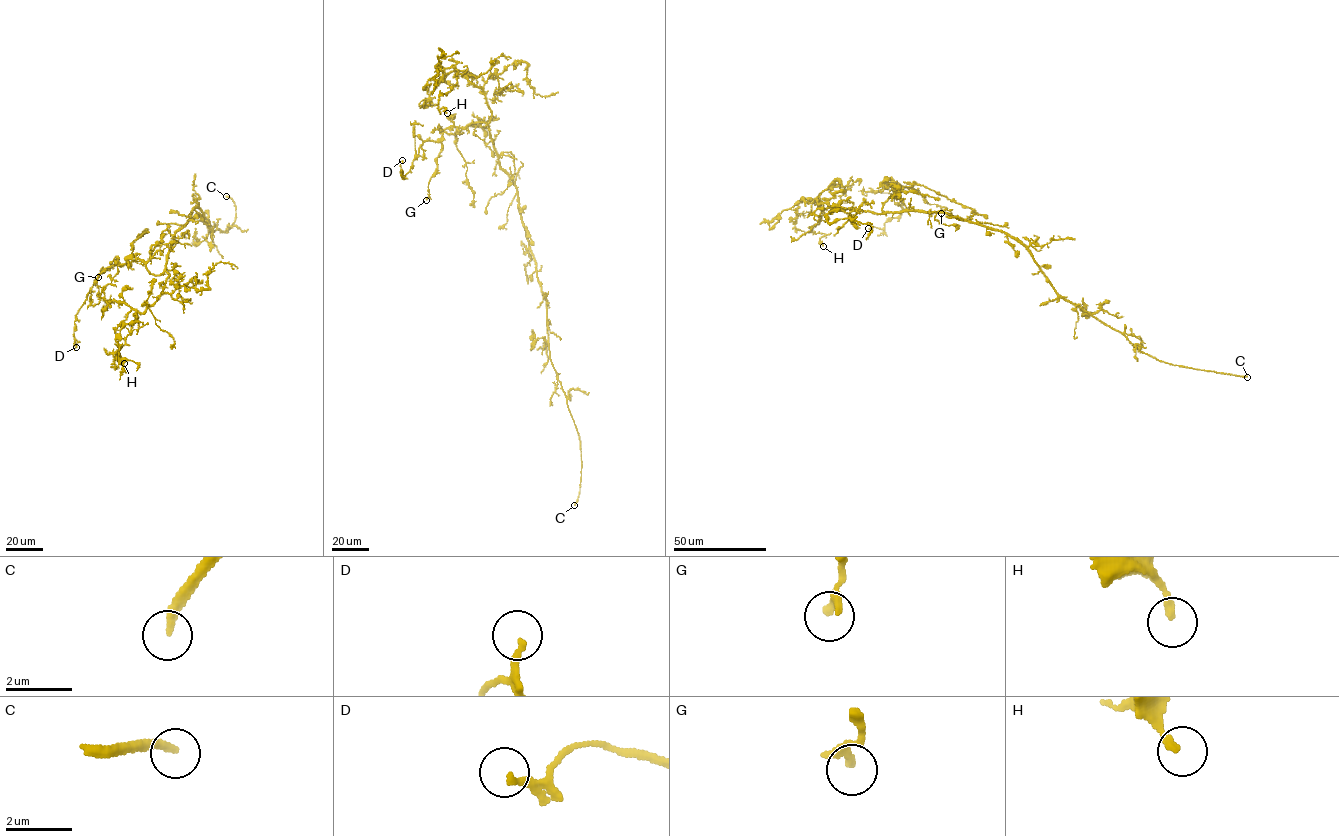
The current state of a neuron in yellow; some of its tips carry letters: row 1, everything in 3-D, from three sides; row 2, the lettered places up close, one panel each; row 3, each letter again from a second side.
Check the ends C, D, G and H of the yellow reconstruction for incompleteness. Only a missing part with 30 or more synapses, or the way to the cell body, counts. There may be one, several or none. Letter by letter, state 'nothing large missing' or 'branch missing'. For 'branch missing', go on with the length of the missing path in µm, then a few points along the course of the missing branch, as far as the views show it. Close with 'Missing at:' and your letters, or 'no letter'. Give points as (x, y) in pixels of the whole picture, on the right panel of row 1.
C: branch missing | 30 µm | (1247, 377), (1290, 393)
D: nothing large missing
G: nothing large missing
H: nothing large missing
Missing at: C

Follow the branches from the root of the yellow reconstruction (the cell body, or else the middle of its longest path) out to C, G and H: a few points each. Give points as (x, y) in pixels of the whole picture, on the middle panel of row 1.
C: (521, 218), (546, 302), (549, 356), (580, 441), (581, 480), (574, 505)
G: (521, 218), (514, 182), (501, 168), (489, 125), (484, 123), (445, 128), (437, 171), (429, 182), (426, 200)
H: (521, 218), (484, 89), (466, 72), (439, 95), (447, 113)

